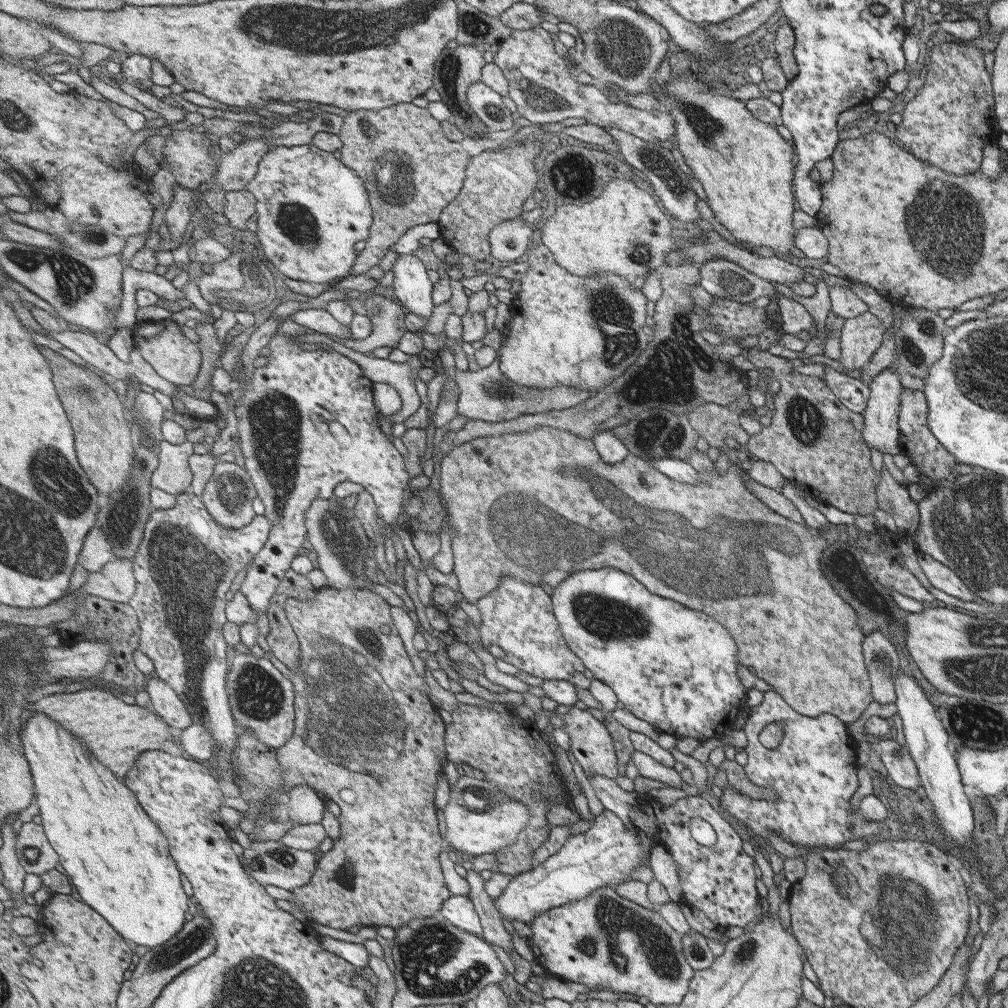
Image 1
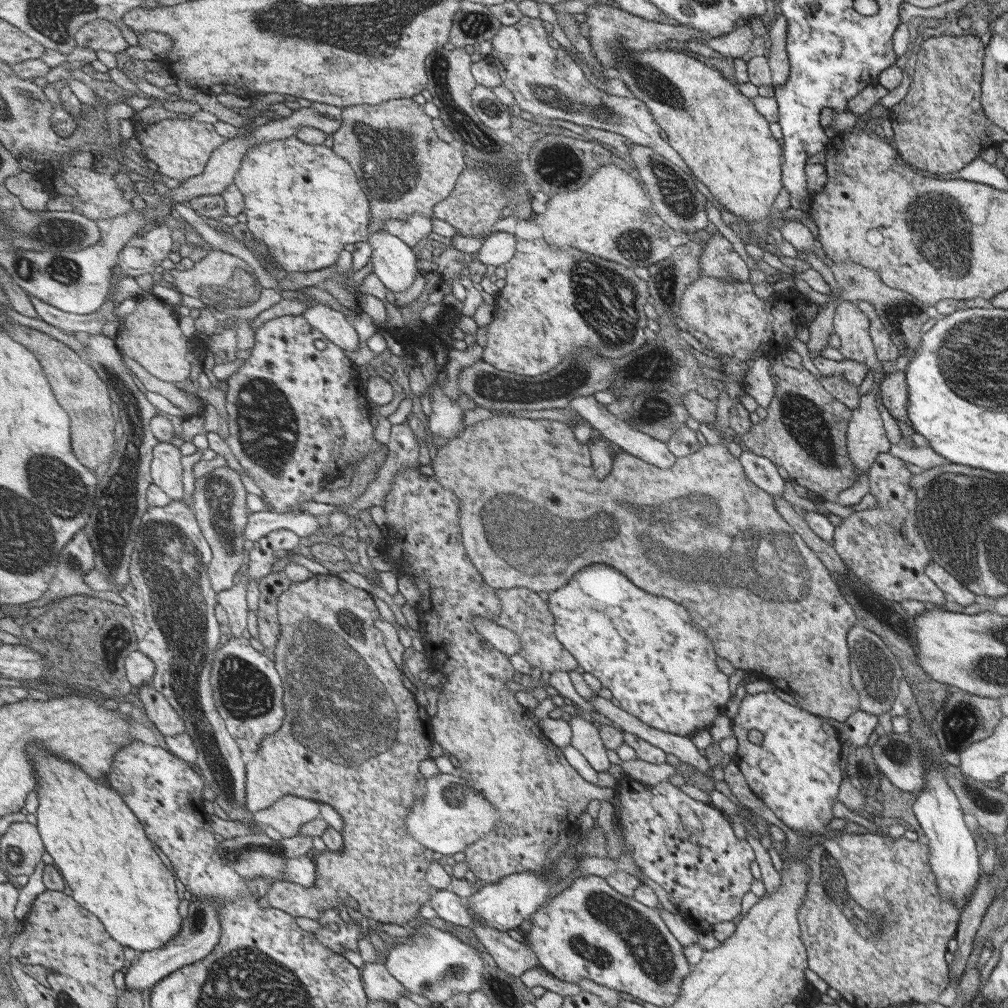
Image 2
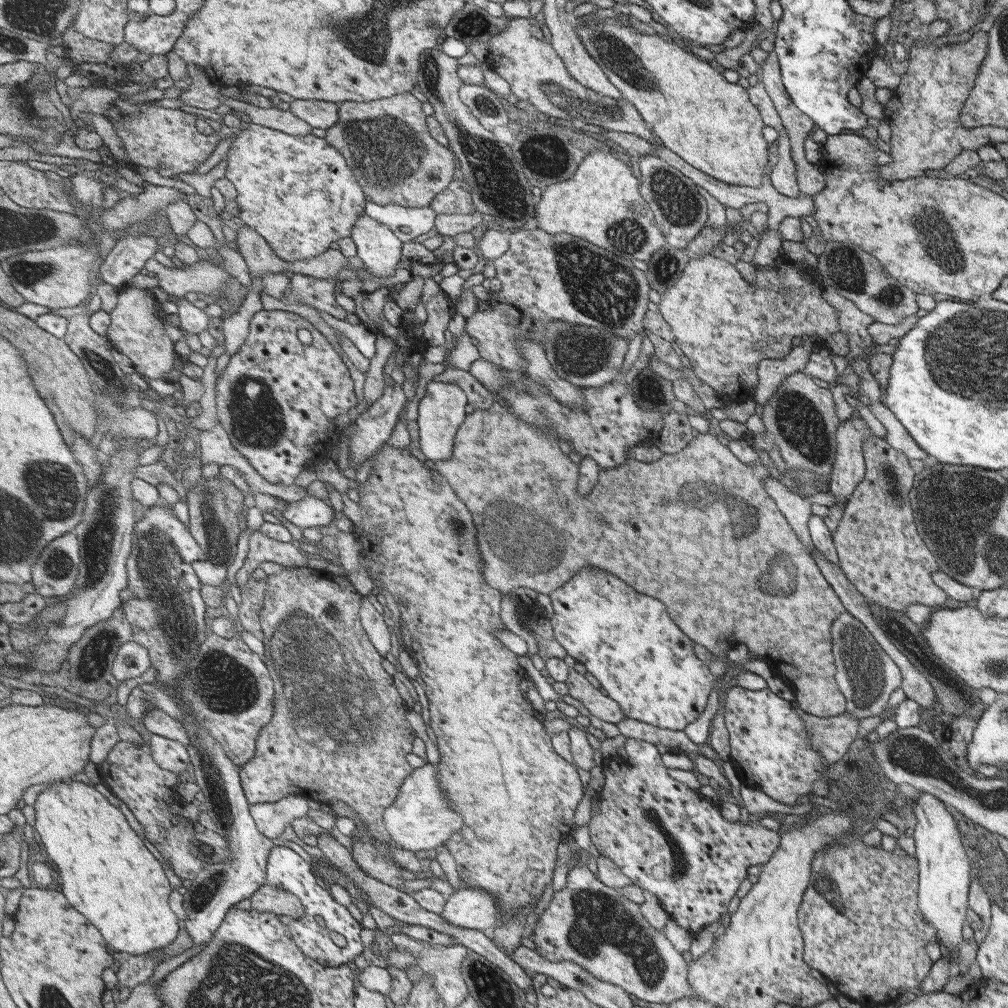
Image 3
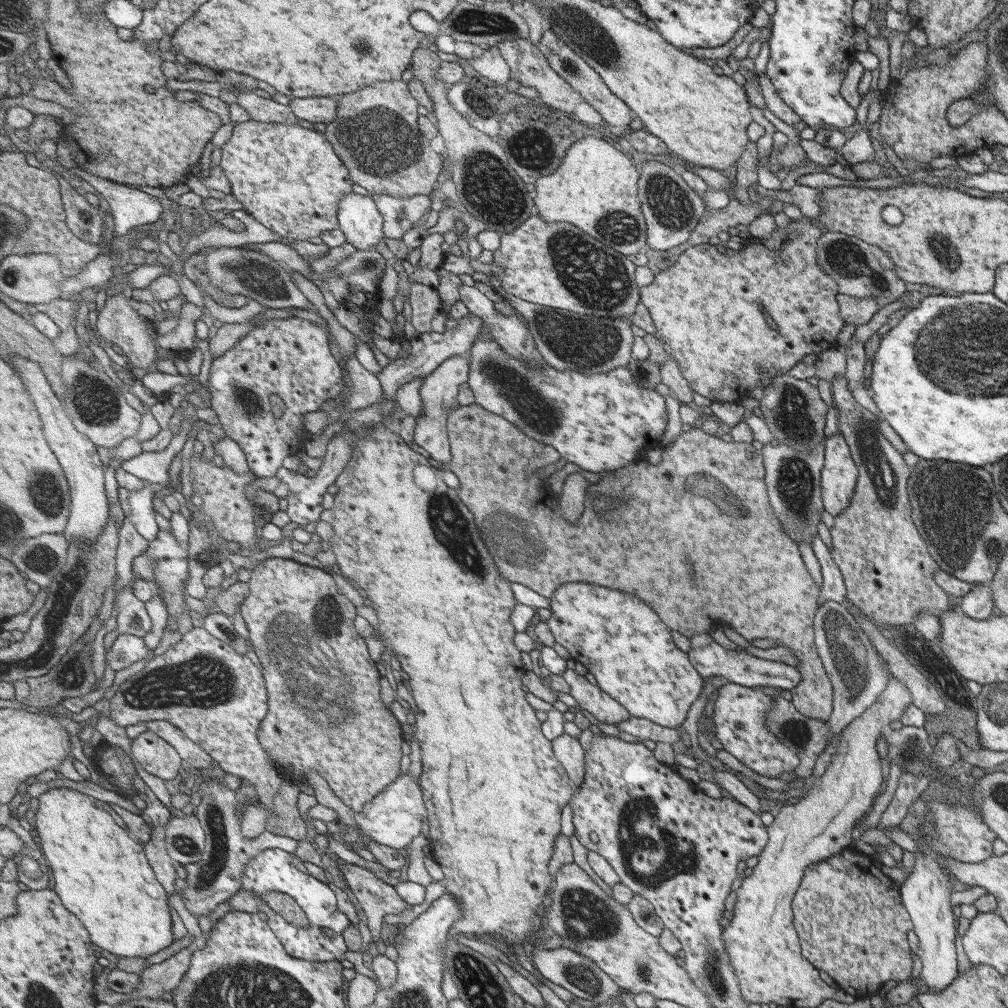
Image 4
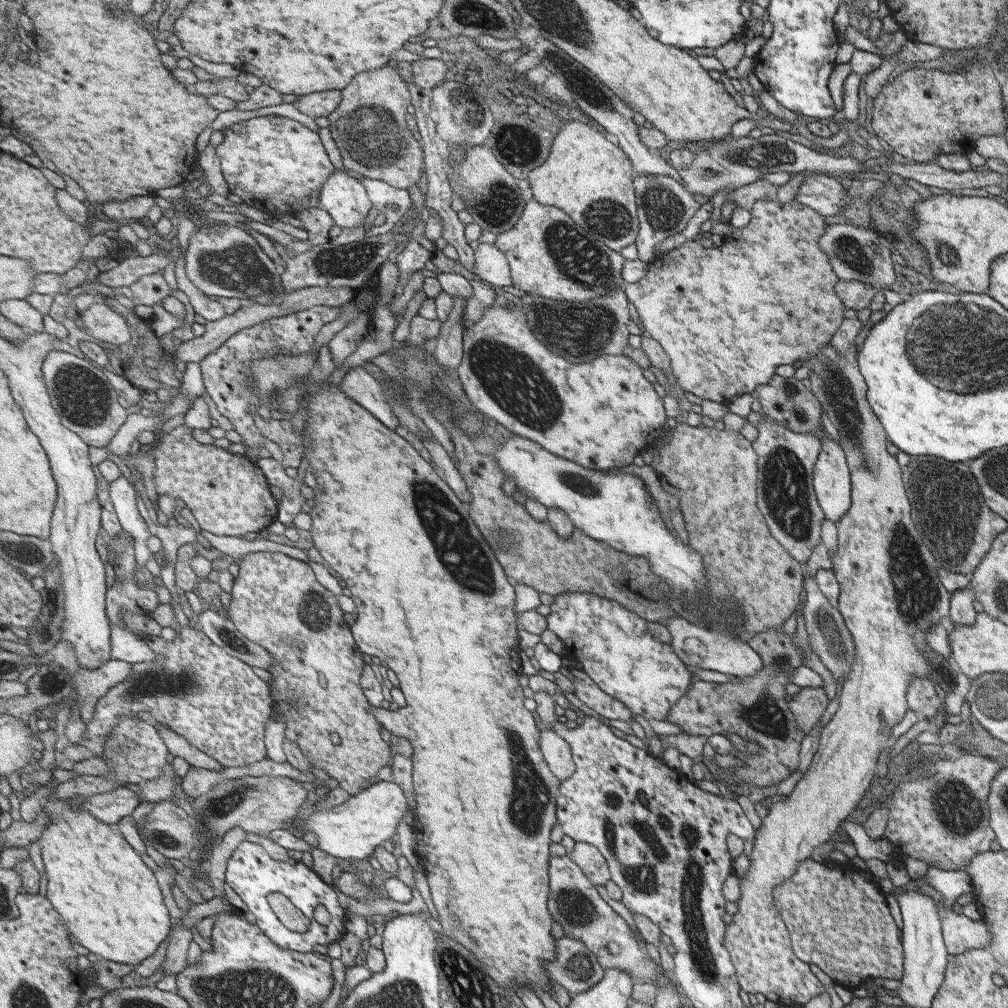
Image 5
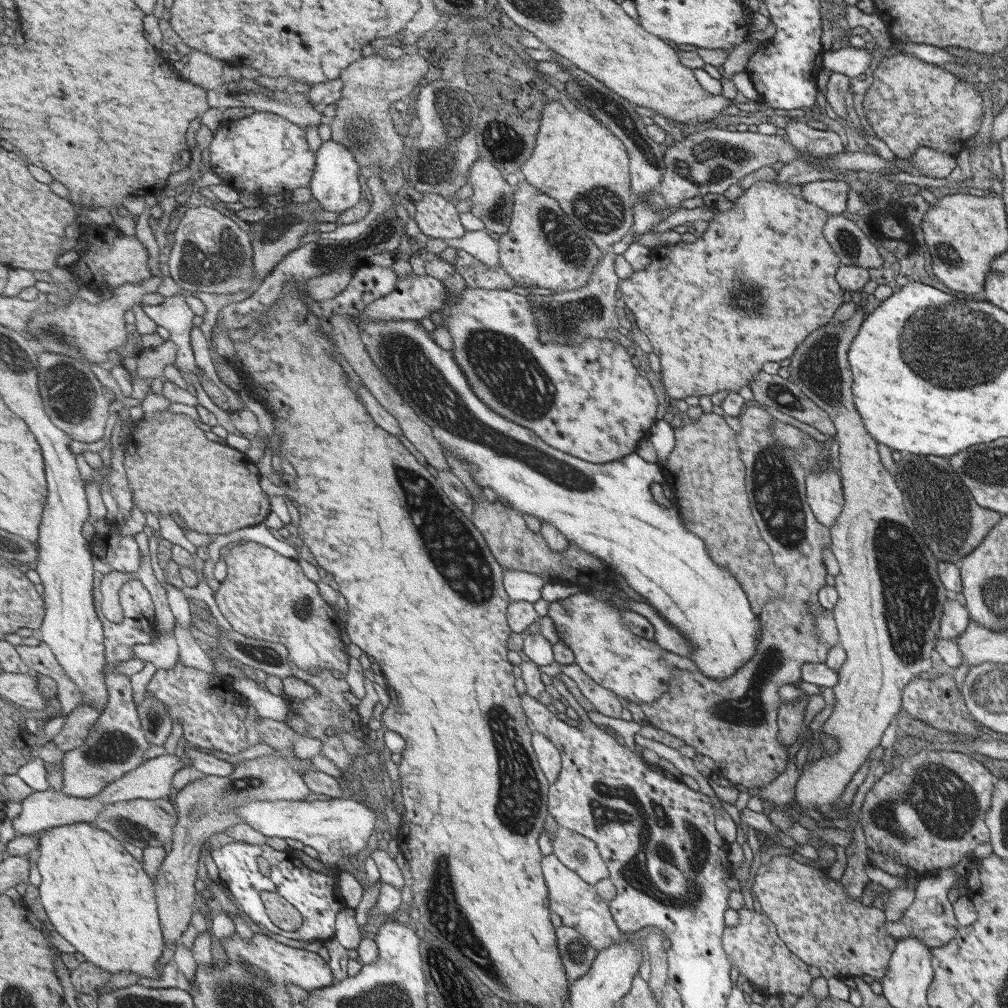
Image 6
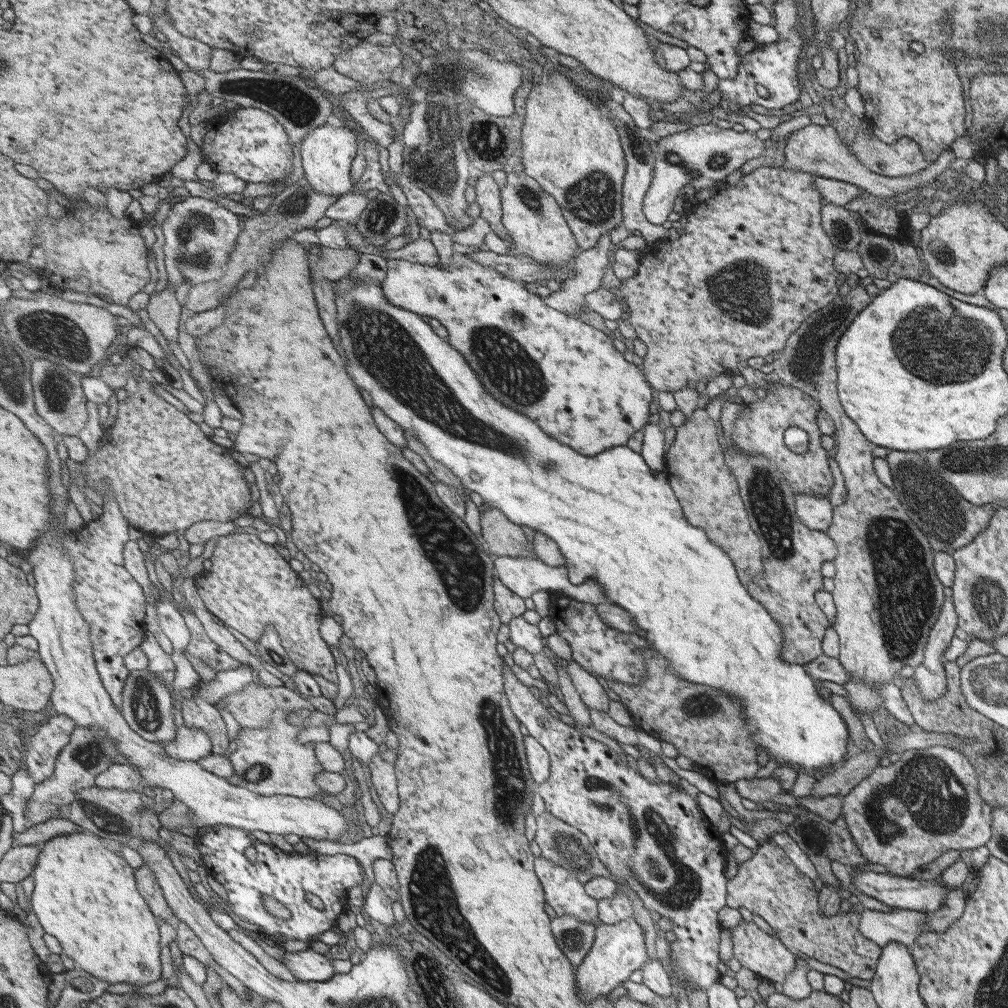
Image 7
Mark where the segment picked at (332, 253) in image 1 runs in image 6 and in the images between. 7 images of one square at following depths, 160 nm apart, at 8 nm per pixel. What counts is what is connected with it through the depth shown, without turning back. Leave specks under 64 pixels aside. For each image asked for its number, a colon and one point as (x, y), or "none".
2: (305, 202)
3: (298, 192)
4: (291, 179)
5: (278, 161)
6: (265, 153)

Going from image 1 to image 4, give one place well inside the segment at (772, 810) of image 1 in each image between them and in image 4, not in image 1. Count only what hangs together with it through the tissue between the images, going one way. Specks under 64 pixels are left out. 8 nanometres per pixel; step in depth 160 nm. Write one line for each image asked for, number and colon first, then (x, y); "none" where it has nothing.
2: (795, 771)
3: (768, 743)
4: (739, 716)

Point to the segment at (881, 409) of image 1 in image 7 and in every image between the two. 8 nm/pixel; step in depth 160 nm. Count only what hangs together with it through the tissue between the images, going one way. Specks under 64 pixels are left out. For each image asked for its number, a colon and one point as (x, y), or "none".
2: (865, 437)
3: (848, 471)
4: (838, 476)
5: (830, 475)
6: (824, 494)
7: (814, 511)

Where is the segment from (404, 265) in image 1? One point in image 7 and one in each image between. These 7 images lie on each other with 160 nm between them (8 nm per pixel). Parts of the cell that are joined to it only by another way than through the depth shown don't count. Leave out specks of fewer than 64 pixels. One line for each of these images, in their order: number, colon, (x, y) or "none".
2: (394, 261)
3: (381, 250)
4: (360, 220)
5: (346, 199)
6: (336, 185)
7: (327, 152)

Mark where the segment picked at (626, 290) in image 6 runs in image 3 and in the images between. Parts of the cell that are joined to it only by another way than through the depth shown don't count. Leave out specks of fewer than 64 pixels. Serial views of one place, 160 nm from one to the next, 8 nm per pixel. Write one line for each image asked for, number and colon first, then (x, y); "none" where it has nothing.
3: (743, 323)
4: (767, 306)
5: (772, 287)

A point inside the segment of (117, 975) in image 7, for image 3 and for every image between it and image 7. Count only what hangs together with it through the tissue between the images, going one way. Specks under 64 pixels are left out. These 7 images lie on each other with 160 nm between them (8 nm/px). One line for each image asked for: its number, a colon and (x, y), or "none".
3: (108, 872)
4: (104, 876)
5: (110, 898)
6: (98, 895)

